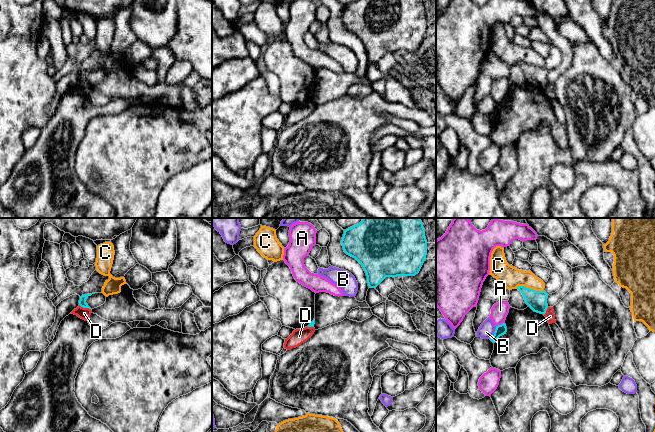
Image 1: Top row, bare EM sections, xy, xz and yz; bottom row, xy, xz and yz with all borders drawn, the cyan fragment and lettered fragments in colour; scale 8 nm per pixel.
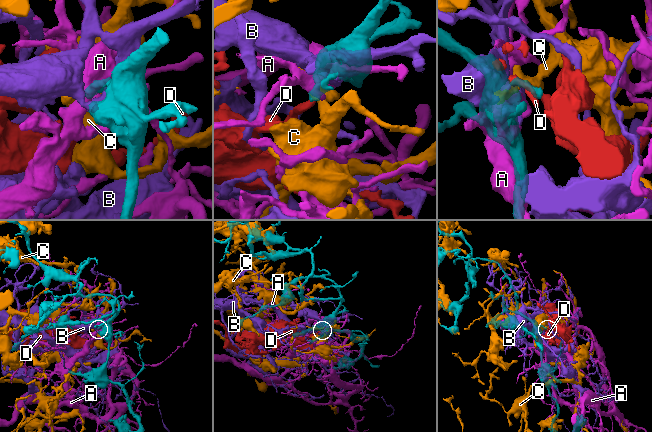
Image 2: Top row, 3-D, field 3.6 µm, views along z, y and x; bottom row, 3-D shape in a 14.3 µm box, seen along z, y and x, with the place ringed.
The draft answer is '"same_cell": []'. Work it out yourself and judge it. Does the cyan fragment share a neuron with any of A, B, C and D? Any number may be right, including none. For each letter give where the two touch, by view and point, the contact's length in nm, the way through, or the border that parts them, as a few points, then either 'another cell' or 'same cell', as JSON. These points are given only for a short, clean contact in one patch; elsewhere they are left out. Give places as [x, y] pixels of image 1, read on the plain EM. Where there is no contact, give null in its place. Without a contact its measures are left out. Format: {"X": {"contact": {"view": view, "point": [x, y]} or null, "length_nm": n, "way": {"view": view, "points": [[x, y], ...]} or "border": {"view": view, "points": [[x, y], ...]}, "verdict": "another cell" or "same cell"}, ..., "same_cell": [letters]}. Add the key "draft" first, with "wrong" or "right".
{"draft": "right", "A": {"contact": {"view": "yz", "point": [499, 101]}, "length_nm": 70, "verdict": "another cell"}, "B": {"contact": {"view": "yz", "point": [494, 108]}, "length_nm": 120, "verdict": "another cell"}, "C": {"contact": {"view": "yz", "point": [529, 64]}, "length_nm": 220, "border": {"view": "yz", "points": [[516, 63], [523, 62], [543, 67]]}, "verdict": "another cell"}, "D": {"contact": {"view": "xy", "point": [85, 83]}, "length_nm": 120, "border": {"view": "xy", "points": [[79, 80], [91, 86]]}, "verdict": "another cell"}, "same_cell": []}

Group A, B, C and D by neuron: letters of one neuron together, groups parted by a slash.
A / B / C / D

